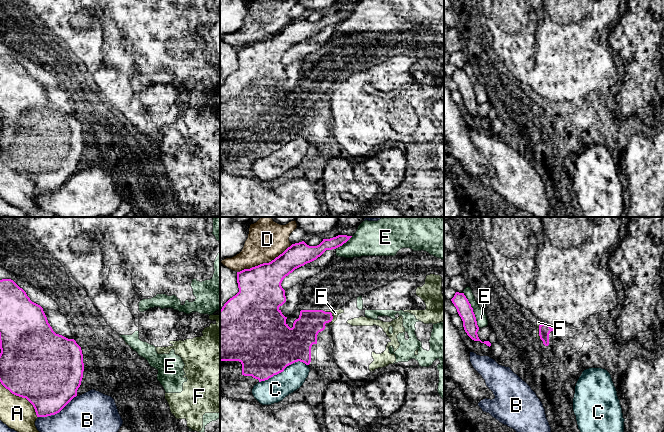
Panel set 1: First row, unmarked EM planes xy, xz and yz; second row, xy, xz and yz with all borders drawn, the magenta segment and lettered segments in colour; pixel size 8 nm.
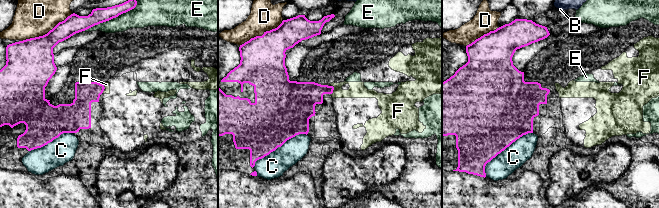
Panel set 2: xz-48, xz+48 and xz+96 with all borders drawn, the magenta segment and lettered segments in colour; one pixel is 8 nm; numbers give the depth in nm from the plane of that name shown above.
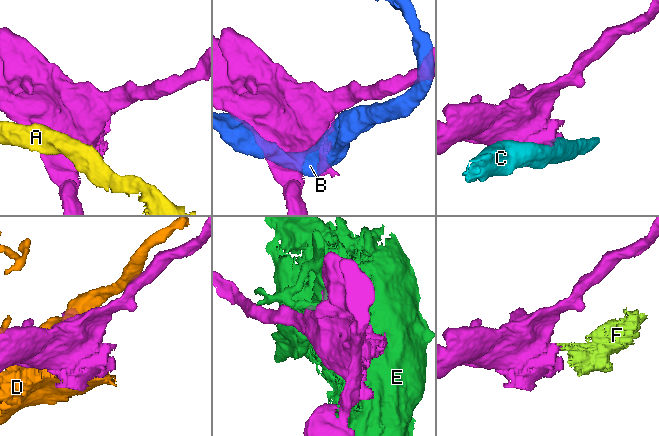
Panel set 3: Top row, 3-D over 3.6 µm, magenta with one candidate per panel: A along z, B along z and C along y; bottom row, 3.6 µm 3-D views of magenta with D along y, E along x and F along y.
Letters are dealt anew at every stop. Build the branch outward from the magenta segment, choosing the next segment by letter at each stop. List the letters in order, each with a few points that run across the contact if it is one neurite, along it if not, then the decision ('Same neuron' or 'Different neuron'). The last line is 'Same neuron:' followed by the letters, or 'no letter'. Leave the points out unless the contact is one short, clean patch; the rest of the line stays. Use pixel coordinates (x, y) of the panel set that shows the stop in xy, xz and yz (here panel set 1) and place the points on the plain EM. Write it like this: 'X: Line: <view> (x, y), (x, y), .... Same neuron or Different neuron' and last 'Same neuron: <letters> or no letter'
A: Different neuron
B: Different neuron
C: Different neuron
D: Different neuron
E: Different neuron
F: Line: xz (324, 86), (331, 89), (332, 96), (330, 98). Different neuron
Same neuron: no letter

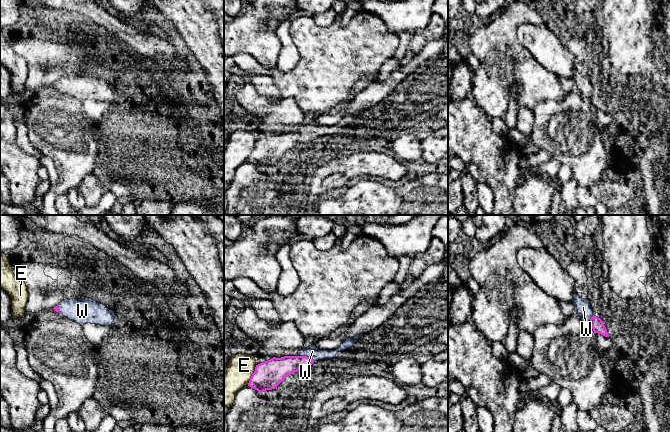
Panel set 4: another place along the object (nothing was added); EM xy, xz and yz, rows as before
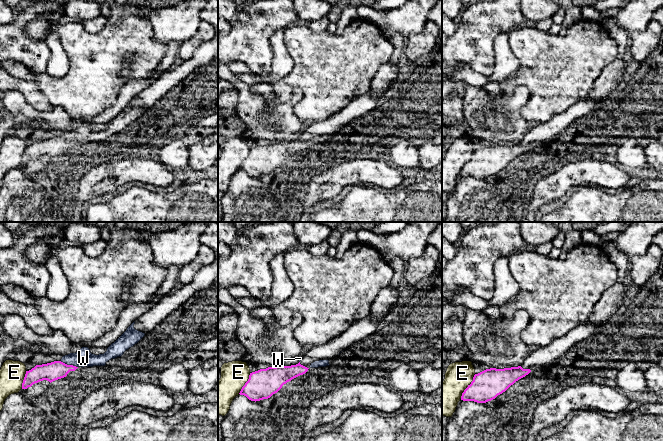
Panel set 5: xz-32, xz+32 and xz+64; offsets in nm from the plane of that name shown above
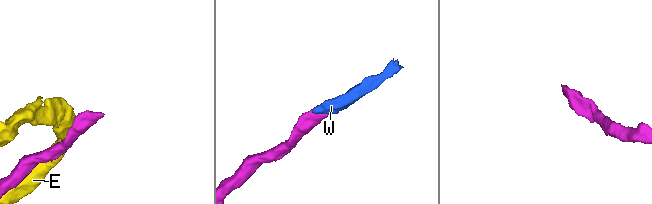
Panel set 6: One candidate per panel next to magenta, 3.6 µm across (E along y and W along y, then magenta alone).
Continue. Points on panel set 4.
E: Different neuron
W: Line: xz (278, 145), (299, 138), (306, 132), (312, 127). Same neuron
Same neuron: W

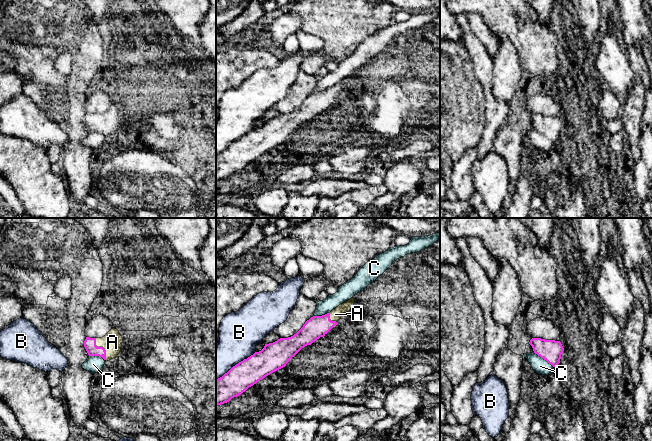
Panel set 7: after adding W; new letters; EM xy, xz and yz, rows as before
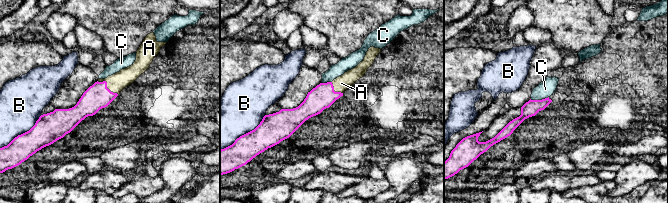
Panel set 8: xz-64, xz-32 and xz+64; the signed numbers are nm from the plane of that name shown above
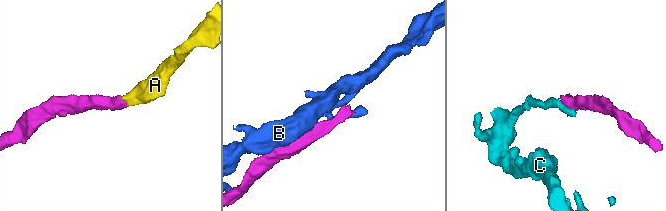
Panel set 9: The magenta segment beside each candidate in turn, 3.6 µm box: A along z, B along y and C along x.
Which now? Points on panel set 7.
A: Line: xy (90, 119), (93, 122), (102, 123), (107, 123), (112, 118). Same neuron
B: Different neuron
C: Different neuron
Same neuron: A

